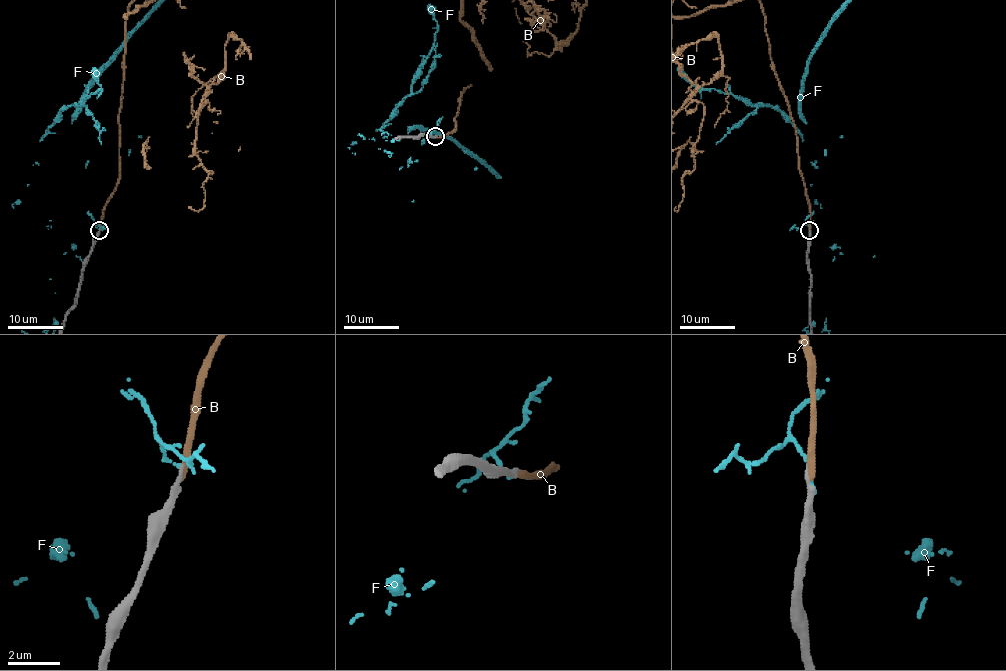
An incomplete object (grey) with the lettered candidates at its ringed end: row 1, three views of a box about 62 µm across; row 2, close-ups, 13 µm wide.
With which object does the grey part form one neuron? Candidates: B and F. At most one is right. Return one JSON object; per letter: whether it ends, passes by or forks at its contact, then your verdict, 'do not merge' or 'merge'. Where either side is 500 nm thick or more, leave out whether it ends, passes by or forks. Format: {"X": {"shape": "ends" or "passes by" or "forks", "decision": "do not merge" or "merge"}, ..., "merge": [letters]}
{"B": {"shape": "ends", "decision": "merge"}, "F": {"shape": "ends", "decision": "do not merge"}, "merge": ["B"]}

